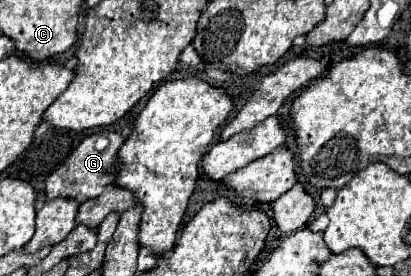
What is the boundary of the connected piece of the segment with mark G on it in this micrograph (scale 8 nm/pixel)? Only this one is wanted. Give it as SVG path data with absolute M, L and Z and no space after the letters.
M98 131L88 135L72 153L70 157L62 163L62 167L58 167L54 173L50 173L50 177L46 179L46 197L54 199L54 197L72 197L78 203L90 199L90 197L98 197L106 185L110 185L116 177L116 173L122 169L122 165L118 163L118 151L124 145L124 137L118 131Z

